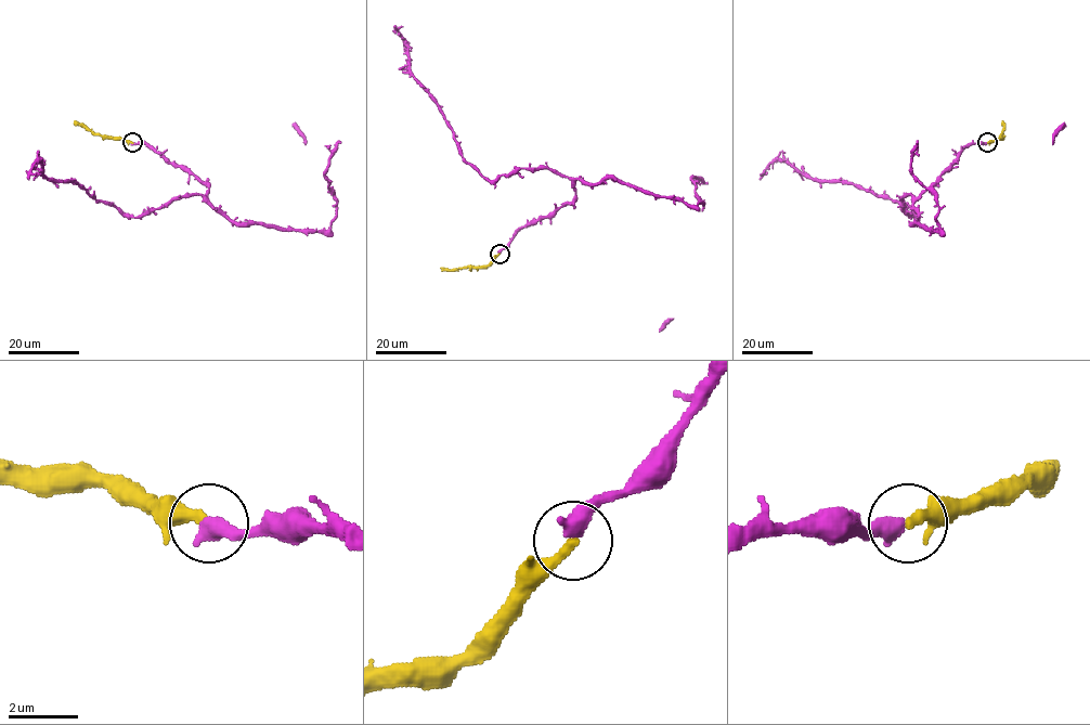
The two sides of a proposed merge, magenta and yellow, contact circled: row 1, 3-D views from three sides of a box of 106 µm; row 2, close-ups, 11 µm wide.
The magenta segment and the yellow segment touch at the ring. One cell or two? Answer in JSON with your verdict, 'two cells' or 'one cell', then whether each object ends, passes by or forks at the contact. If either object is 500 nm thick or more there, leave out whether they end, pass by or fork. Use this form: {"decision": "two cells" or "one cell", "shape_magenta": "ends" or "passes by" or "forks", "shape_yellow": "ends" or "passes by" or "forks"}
{"decision": "one cell"}

